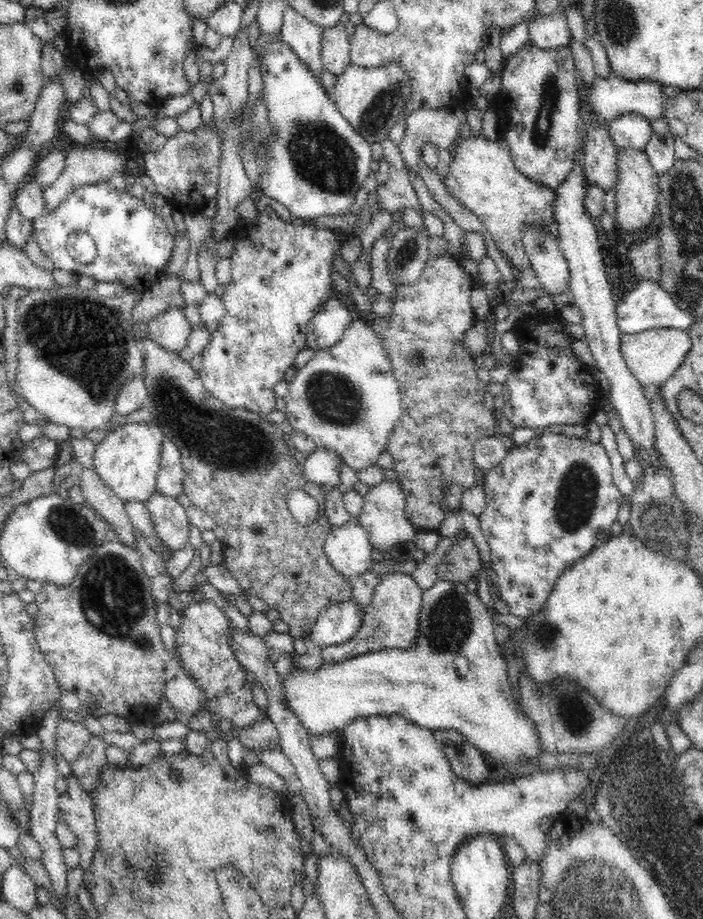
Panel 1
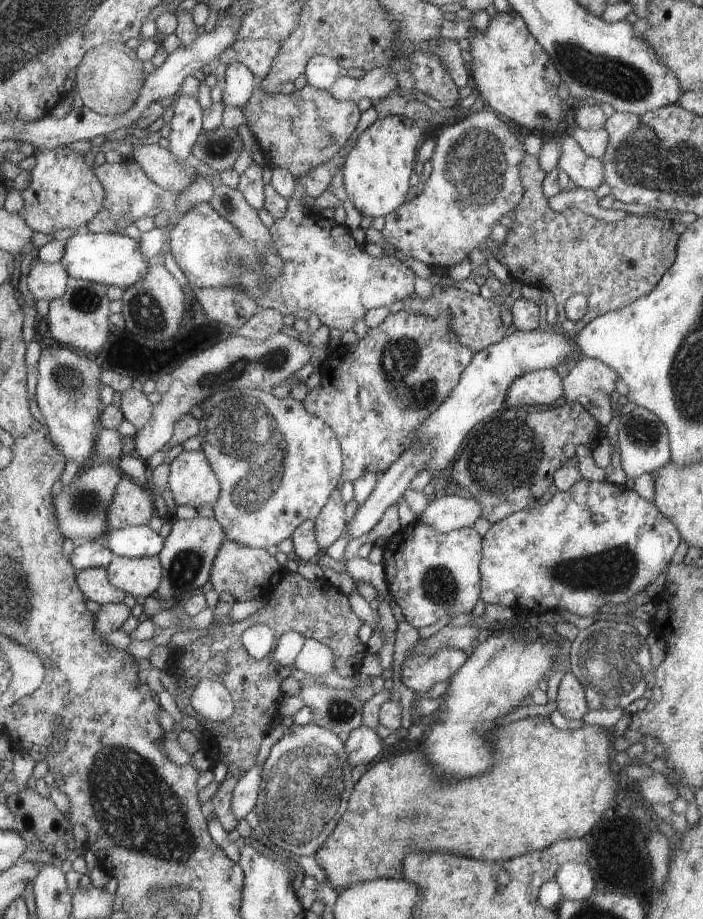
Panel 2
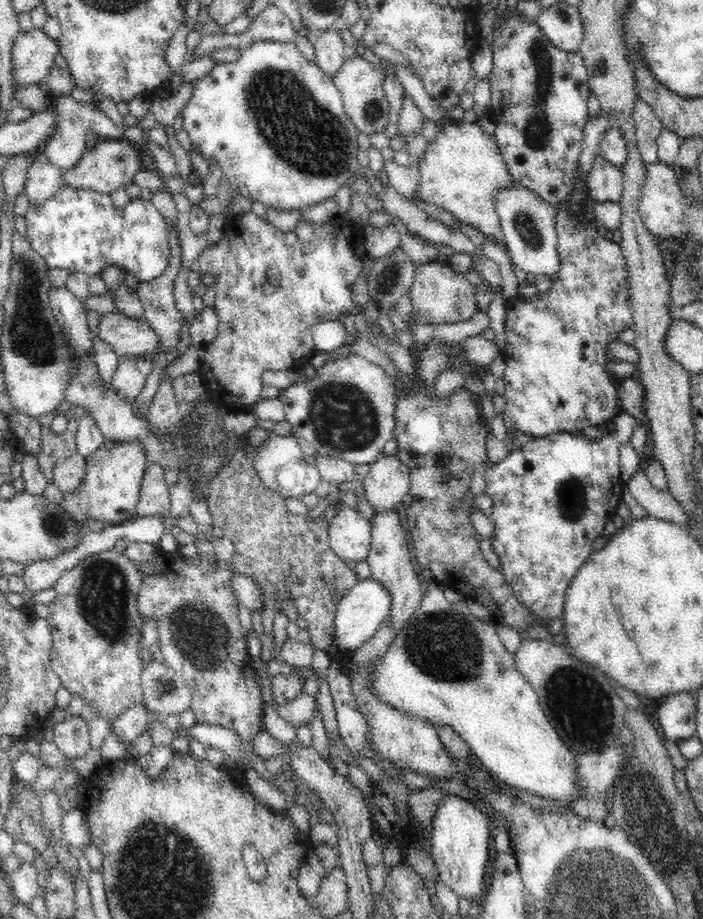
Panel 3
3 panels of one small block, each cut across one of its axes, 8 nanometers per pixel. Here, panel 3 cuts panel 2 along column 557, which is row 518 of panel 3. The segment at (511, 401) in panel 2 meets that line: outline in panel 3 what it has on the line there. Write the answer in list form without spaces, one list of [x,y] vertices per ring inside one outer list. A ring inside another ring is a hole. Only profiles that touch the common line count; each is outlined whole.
[[[376,509],[376,516],[371,519],[371,545],[367,556],[367,563],[370,564],[371,578],[378,579],[392,595],[392,605],[390,623],[394,631],[398,634],[399,630],[404,628],[416,610],[419,610],[423,597],[423,590],[418,574],[414,571],[410,546],[408,546],[408,536],[402,528],[400,516],[396,510],[386,510],[380,512]]]

